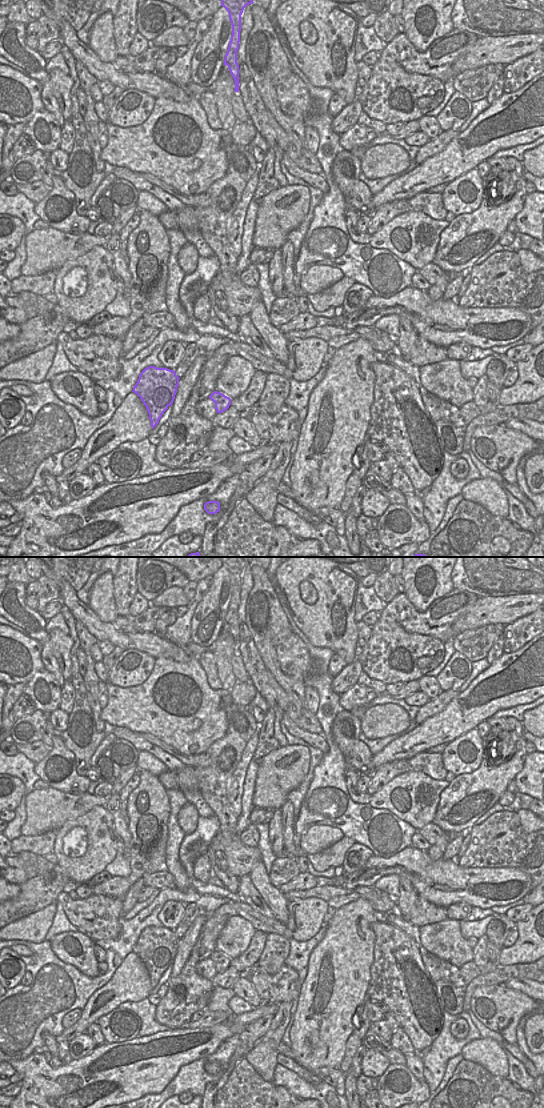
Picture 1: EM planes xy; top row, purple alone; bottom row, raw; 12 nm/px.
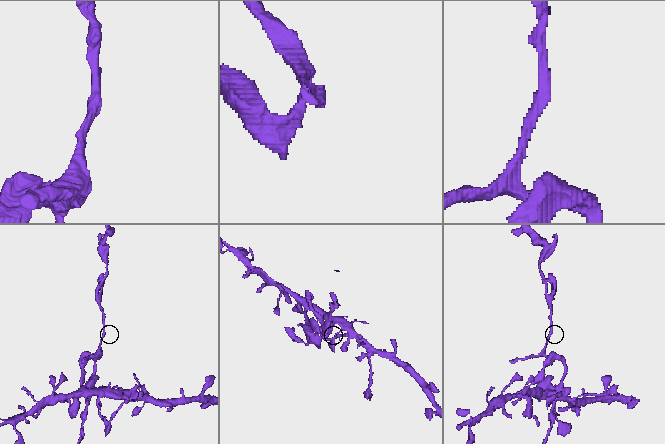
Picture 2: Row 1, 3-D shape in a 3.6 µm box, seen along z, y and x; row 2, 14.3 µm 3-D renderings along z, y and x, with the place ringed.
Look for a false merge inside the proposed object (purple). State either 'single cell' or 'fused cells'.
fused cells

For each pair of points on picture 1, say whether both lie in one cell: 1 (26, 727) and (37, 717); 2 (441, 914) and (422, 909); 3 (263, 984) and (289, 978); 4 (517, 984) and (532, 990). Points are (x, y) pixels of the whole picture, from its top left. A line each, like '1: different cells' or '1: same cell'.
1: same cell
2: same cell
3: same cell
4: same cell

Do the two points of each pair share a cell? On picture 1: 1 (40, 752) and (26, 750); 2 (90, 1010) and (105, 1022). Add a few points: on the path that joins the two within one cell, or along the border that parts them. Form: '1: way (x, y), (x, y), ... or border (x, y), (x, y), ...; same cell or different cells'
1: way (37, 751), (29, 750); same cell
2: border (118, 1007), (102, 1015), (96, 1021); different cells

